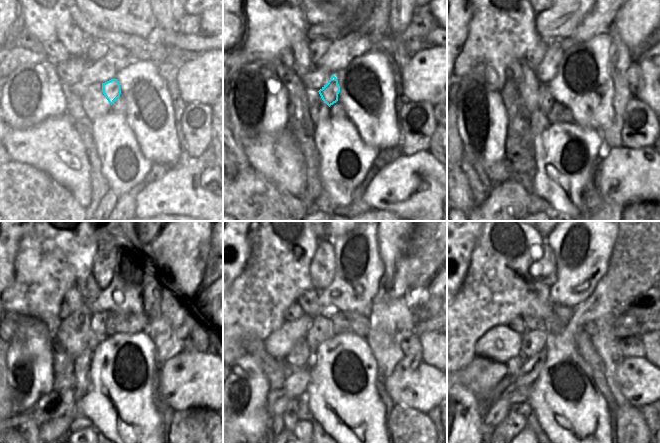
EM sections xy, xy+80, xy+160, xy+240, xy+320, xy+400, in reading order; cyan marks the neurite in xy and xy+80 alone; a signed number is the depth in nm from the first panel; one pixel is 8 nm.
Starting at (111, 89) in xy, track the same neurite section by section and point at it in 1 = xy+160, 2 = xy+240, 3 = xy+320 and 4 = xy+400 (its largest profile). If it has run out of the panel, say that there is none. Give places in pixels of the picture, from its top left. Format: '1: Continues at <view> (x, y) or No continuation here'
1: Continues at xy+160 (546, 100)
2: Continues at xy+240 (98, 321)
3: Continues at xy+320 (321, 330)
4: Continues at xy+400 (533, 342).

